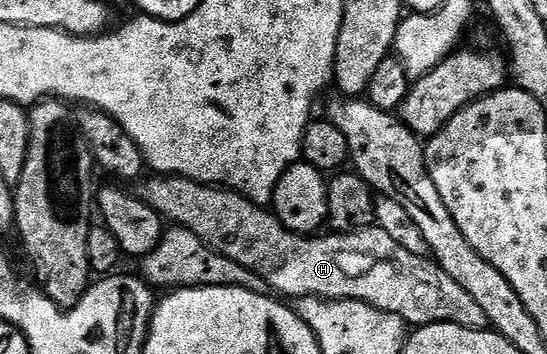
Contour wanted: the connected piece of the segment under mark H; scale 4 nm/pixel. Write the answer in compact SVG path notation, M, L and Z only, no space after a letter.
M145 177L139 183L140 190L138 189L139 198L147 206L153 206L161 218L198 235L213 250L257 274L269 291L277 290L272 292L277 295L285 294L280 295L285 299L327 298L330 302L341 302L349 298L355 302L370 304L384 314L396 314L412 328L428 326L432 322L449 322L471 330L482 330L488 326L486 312L478 308L477 302L470 297L470 292L466 292L466 288L461 288L454 280L450 280L450 276L446 276L446 272L431 257L410 256L410 252L406 252L406 248L397 244L387 232L382 232L380 226L373 224L365 230L356 230L353 234L328 232L325 238L296 234L282 225L271 209L251 202L246 195L235 190L218 185L204 185L185 177L151 177Z

